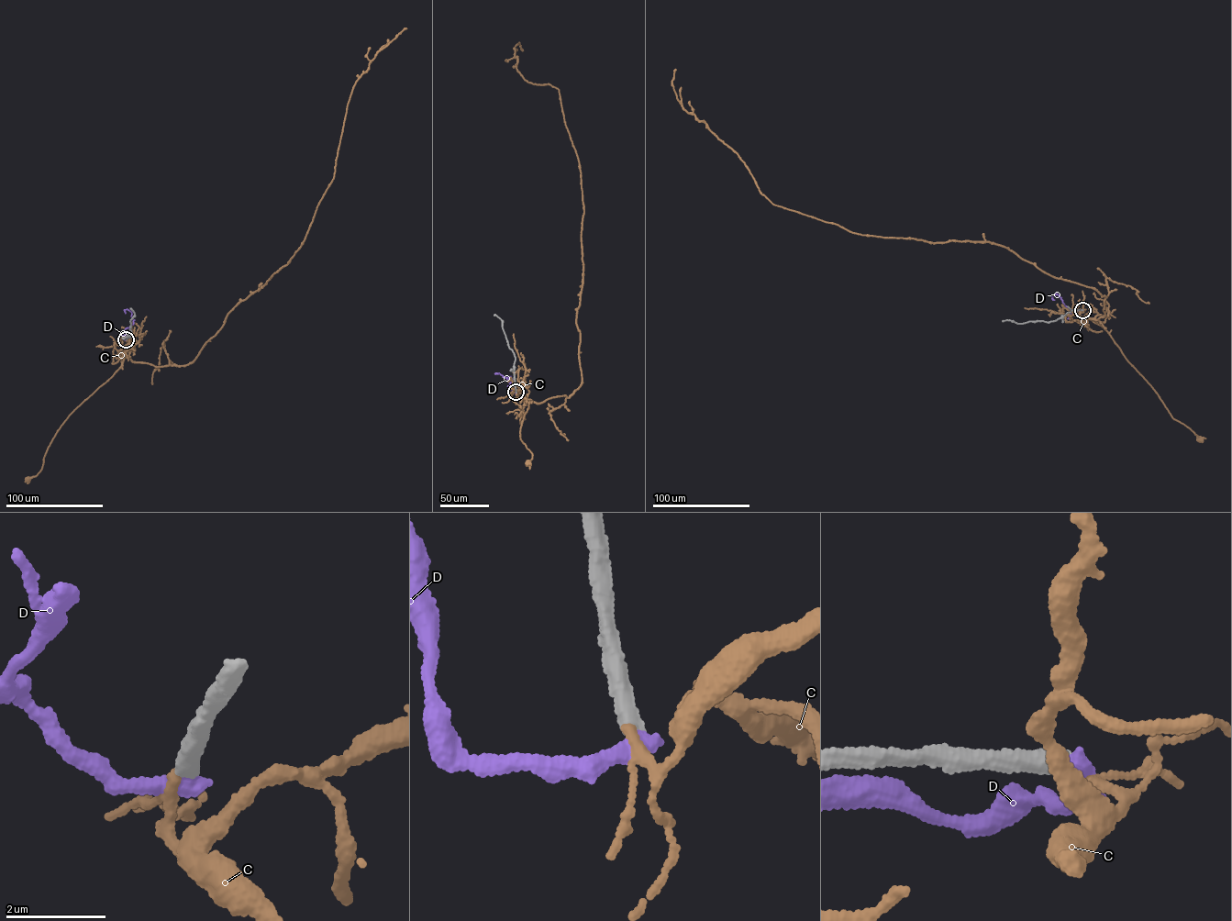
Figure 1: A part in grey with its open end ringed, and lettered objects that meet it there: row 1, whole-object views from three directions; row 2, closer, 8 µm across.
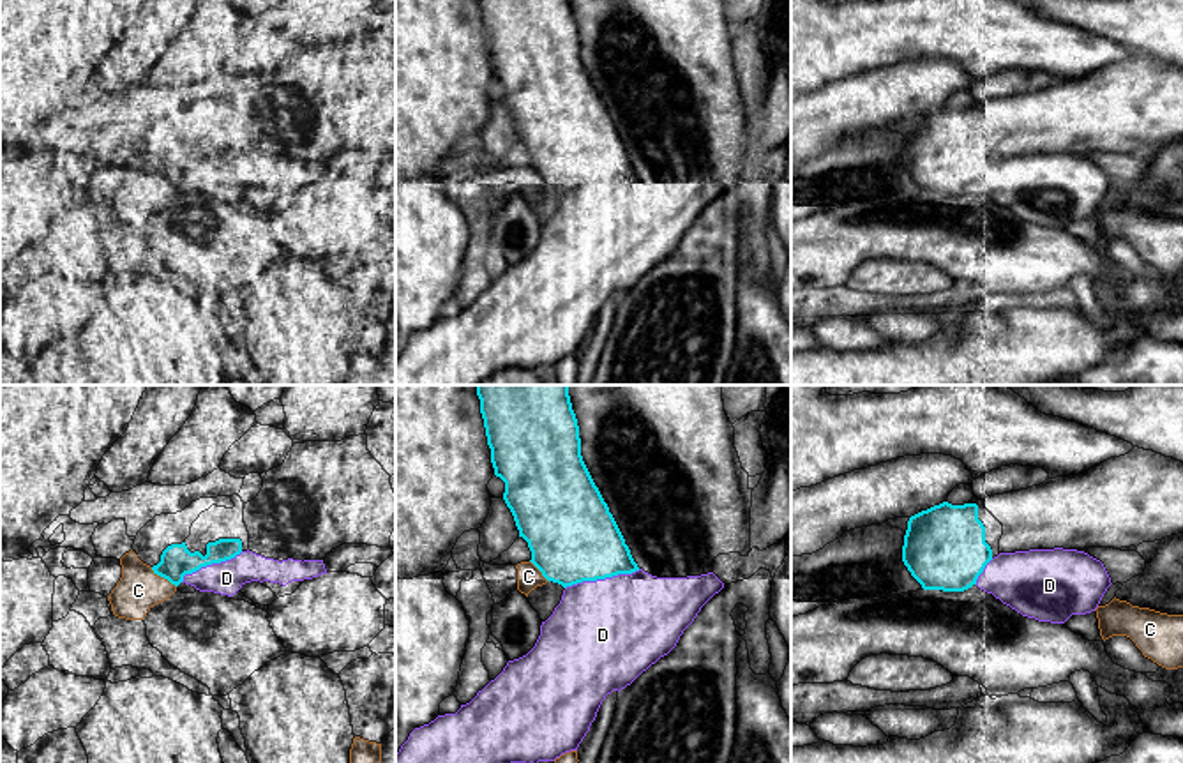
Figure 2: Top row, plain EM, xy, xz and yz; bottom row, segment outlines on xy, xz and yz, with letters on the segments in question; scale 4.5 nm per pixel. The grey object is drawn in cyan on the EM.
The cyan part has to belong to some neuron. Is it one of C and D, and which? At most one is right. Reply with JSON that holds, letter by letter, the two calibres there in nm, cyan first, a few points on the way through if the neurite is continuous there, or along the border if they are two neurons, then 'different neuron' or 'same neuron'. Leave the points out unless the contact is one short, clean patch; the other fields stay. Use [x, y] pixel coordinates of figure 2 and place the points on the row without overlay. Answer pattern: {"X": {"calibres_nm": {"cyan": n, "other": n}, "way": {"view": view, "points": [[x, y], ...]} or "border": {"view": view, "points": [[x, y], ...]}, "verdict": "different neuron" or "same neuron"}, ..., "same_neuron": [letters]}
{"C": {"calibres_nm": {"cyan": 150, "other": 200}, "verdict": "different neuron"}, "D": {"calibres_nm": {"cyan": 400, "other": 480}, "verdict": "different neuron"}, "same_neuron": []}

